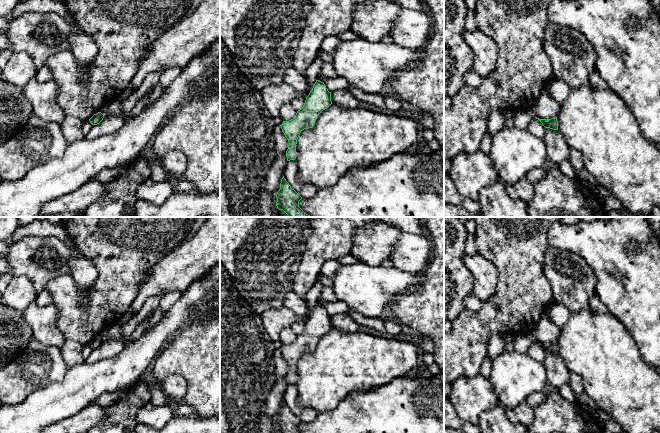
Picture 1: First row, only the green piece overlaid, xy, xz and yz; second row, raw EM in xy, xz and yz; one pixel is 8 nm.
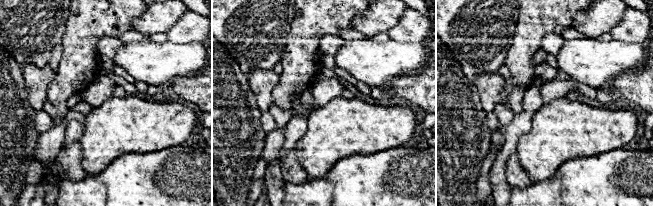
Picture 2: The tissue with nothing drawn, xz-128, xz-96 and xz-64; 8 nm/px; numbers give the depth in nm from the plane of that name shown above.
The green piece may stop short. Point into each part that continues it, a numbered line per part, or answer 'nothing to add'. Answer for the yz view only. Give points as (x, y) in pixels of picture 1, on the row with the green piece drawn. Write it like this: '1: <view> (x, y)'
nothing to add

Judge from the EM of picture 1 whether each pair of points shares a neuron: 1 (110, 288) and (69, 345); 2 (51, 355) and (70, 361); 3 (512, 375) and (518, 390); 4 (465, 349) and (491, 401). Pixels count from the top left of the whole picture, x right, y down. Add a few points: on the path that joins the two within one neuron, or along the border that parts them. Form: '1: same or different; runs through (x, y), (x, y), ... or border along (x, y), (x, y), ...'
1: different; border along (66, 339), (77, 341), (83, 345)
2: different; border along (59, 348), (67, 368)
3: same; runs through (512, 379), (514, 386)
4: different; border along (479, 372), (471, 377), (457, 377), (454, 380)

